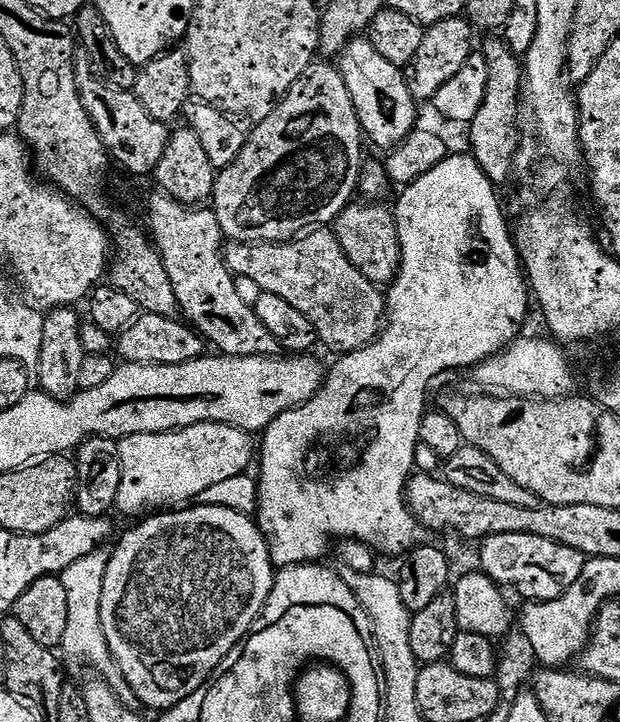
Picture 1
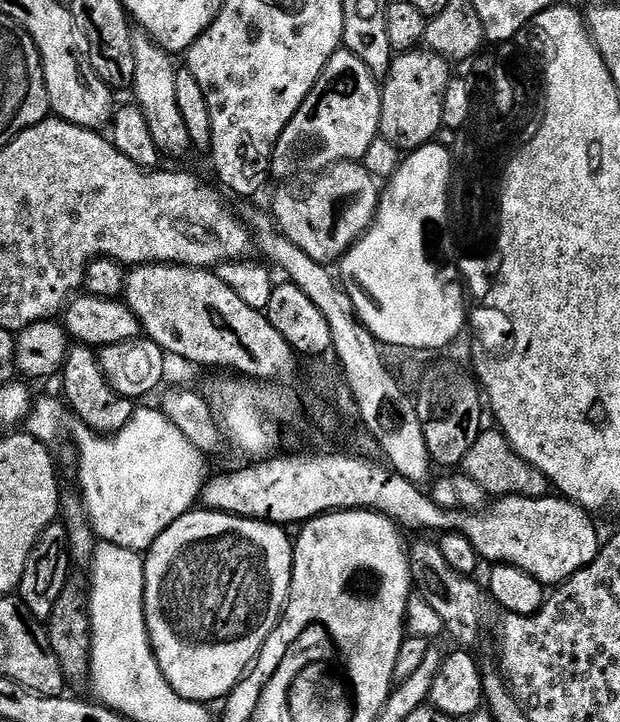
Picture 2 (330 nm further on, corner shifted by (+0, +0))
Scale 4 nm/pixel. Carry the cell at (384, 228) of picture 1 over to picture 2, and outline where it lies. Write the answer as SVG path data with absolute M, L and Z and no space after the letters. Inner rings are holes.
M360 162L331 164L321 172L304 174L304 182L302 174L297 174L285 179L281 184L284 185L272 196L270 215L276 227L286 238L290 238L290 242L294 242L294 246L298 246L298 250L306 250L306 254L310 254L310 258L314 258L320 264L331 265L339 261L340 257L367 232L368 225L376 216L376 205L380 202L378 180L368 173Z

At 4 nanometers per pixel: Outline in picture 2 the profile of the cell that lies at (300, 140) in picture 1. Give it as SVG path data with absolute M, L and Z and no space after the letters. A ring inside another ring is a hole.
M347 50L335 52L330 62L326 62L318 82L312 87L294 118L290 118L290 122L282 130L276 147L272 150L270 163L276 167L280 178L321 172L331 164L363 161L371 144L380 136L380 89L377 77L372 75L371 68L364 65L362 58Z

